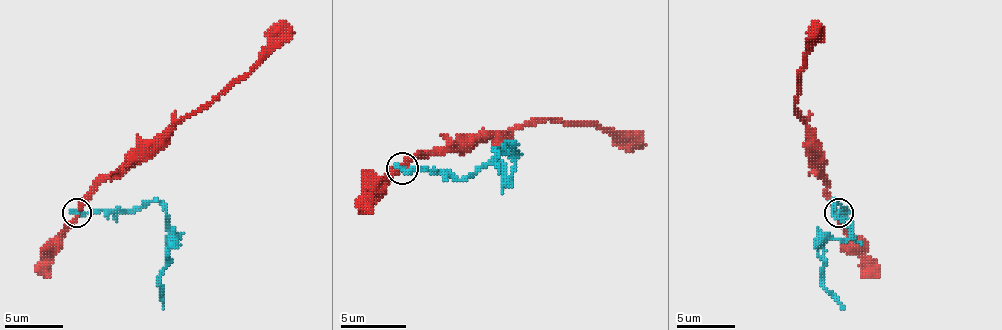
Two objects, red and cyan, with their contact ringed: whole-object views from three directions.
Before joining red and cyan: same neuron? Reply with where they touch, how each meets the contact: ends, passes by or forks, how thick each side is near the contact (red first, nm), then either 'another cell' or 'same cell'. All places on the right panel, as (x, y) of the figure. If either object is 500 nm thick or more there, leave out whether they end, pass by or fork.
at (839, 212); red passes by; cyan ends there; 280 nm thick on the red side, 280 nm on the other; another cell

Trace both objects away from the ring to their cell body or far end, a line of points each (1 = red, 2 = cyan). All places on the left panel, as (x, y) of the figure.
1: (76, 213), (102, 181), (131, 166), (178, 123), (207, 108), (247, 73), (285, 21)
2: (76, 213), (134, 210), (149, 201), (163, 207), (169, 236), (178, 239), (169, 248), (160, 286), (163, 309)

